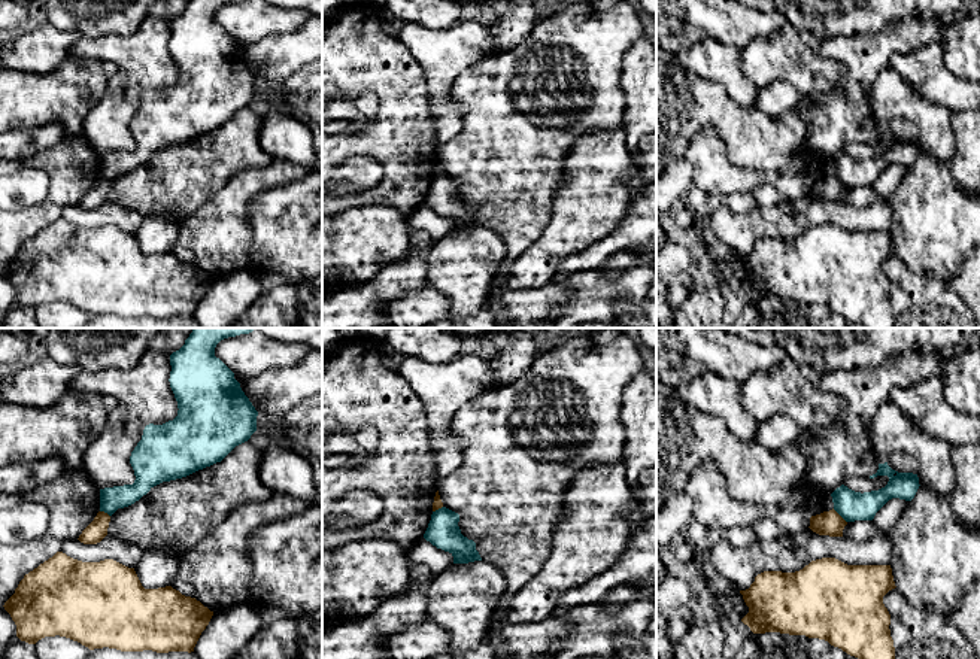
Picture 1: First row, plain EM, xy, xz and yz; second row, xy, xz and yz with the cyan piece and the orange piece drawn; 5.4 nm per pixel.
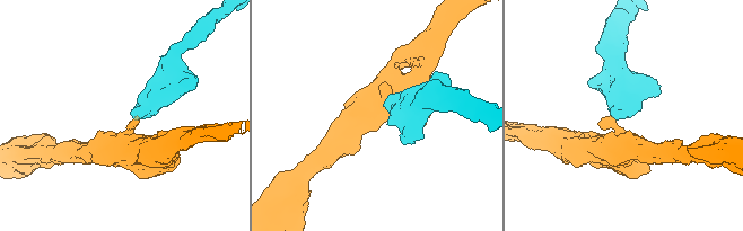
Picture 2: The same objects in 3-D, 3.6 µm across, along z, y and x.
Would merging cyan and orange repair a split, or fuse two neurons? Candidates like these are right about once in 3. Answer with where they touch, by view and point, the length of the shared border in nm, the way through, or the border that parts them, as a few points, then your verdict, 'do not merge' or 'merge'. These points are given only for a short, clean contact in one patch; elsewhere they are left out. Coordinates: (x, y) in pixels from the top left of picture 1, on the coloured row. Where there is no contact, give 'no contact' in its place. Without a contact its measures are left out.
contact yz (840, 515); length 110 nm; border yz (833, 509), (846, 522); do not merge

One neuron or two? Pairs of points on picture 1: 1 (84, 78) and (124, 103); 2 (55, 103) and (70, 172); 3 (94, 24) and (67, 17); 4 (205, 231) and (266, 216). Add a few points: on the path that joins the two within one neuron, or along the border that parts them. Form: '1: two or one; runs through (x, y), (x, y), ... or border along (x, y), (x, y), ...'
1: two; border along (106, 60), (114, 73), (84, 120)
2: two; border along (64, 134), (84, 137)
3: one; runs through (88, 18), (73, 17)
4: two; border along (269, 190), (264, 190), (249, 203), (249, 255)

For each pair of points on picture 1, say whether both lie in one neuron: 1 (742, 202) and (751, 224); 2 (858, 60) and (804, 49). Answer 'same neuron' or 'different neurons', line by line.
1: different neurons
2: different neurons

